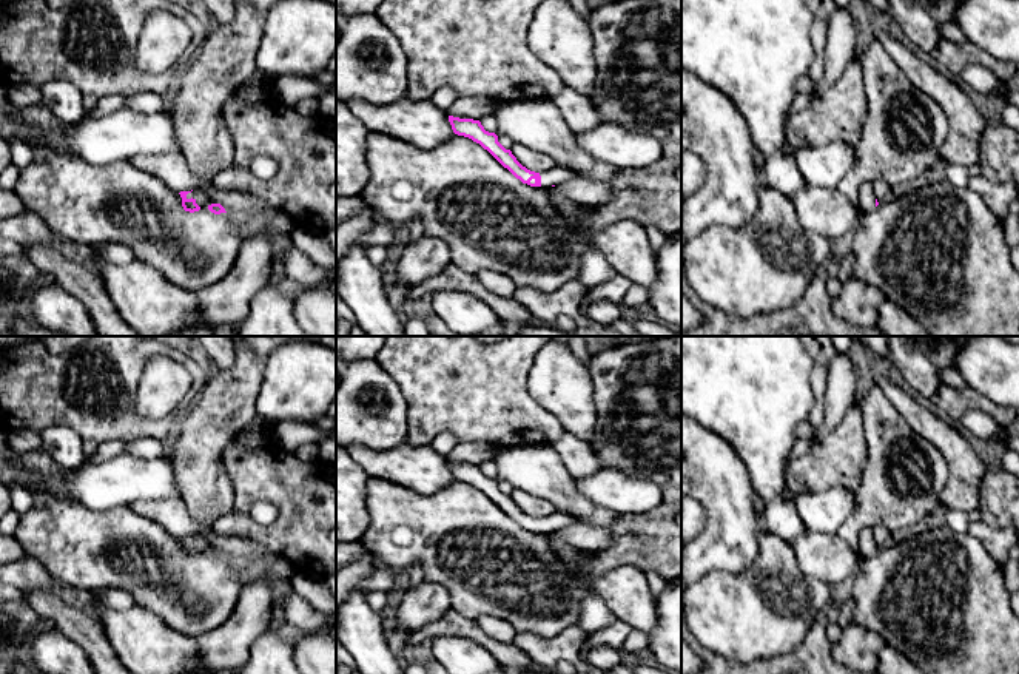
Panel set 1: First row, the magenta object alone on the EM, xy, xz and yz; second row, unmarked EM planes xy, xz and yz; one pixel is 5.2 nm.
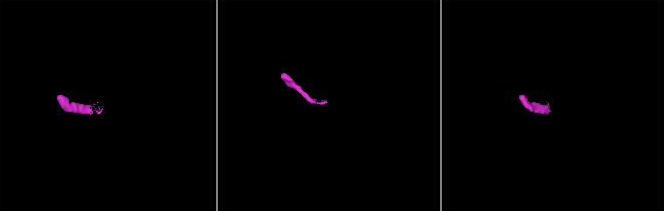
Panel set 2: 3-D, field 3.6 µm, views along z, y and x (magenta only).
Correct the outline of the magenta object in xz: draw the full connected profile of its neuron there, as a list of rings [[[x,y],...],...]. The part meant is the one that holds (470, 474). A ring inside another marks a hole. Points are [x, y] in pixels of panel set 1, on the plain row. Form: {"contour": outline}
{"contour": [[[449,461],[449,467],[455,480],[469,483],[479,489],[523,529],[549,534],[552,531],[561,531],[573,523],[580,523],[580,520],[573,515],[558,511],[541,518],[530,517],[516,506],[510,495],[506,495],[498,487],[498,481],[495,478],[486,477],[479,466]]]}

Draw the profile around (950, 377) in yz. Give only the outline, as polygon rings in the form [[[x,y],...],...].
[[[954,367],[943,369],[939,375],[940,375],[942,382],[947,386],[951,386],[954,389],[968,387],[962,375]]]

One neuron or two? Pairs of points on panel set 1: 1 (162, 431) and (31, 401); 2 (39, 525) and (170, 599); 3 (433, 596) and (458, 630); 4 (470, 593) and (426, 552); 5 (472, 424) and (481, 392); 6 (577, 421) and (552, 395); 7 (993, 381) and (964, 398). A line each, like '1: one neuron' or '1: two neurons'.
1: one neuron
2: one neuron
3: two neurons
4: one neuron
5: one neuron
6: one neuron
7: two neurons

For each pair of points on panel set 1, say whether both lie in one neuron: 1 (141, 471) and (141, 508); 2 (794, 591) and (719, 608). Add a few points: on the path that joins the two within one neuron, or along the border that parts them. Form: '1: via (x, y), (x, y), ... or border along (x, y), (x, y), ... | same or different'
1: border along (176, 497), (136, 500), (130, 506) | different
2: via (776, 603), (770, 608), (737, 608) | same

